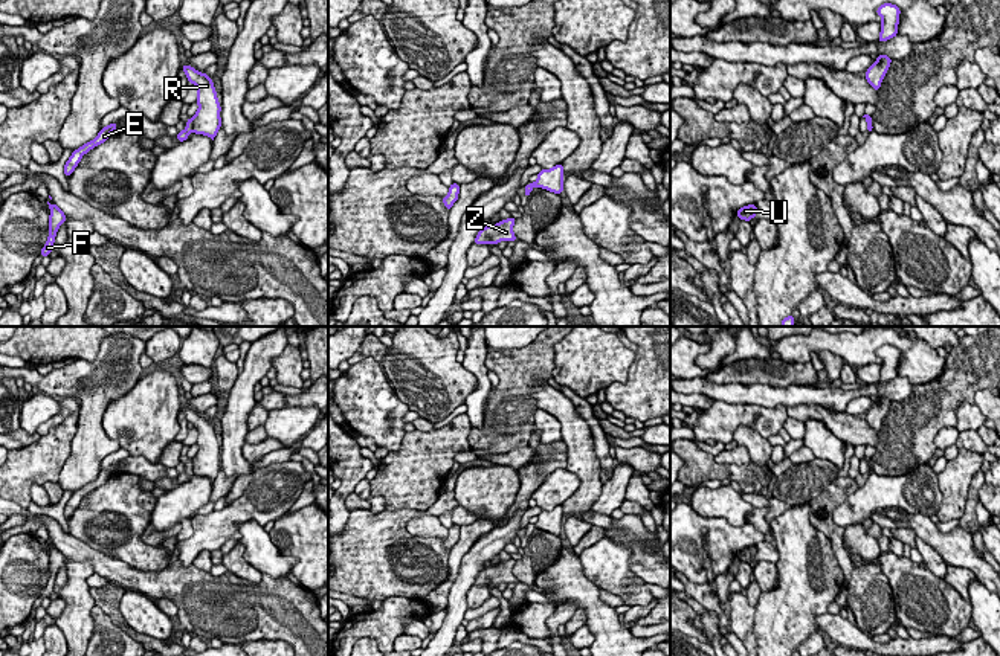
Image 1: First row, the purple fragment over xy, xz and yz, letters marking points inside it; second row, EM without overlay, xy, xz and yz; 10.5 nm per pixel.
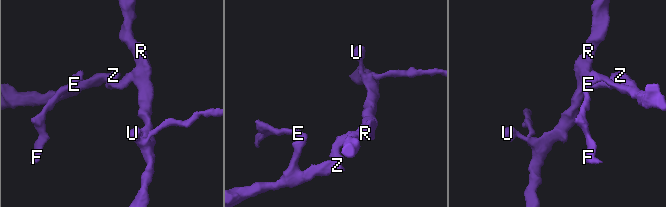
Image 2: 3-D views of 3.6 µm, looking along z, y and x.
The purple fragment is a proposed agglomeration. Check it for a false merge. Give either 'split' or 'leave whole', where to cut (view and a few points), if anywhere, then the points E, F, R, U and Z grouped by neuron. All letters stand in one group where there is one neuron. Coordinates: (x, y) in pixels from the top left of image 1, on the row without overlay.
split; cut in xy along (190, 461), (193, 472); E F Z / R U

